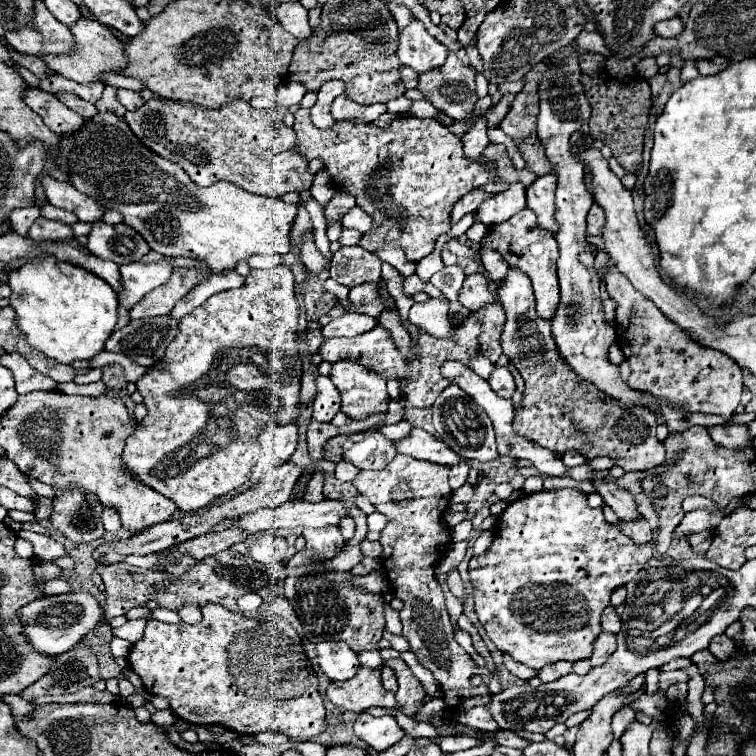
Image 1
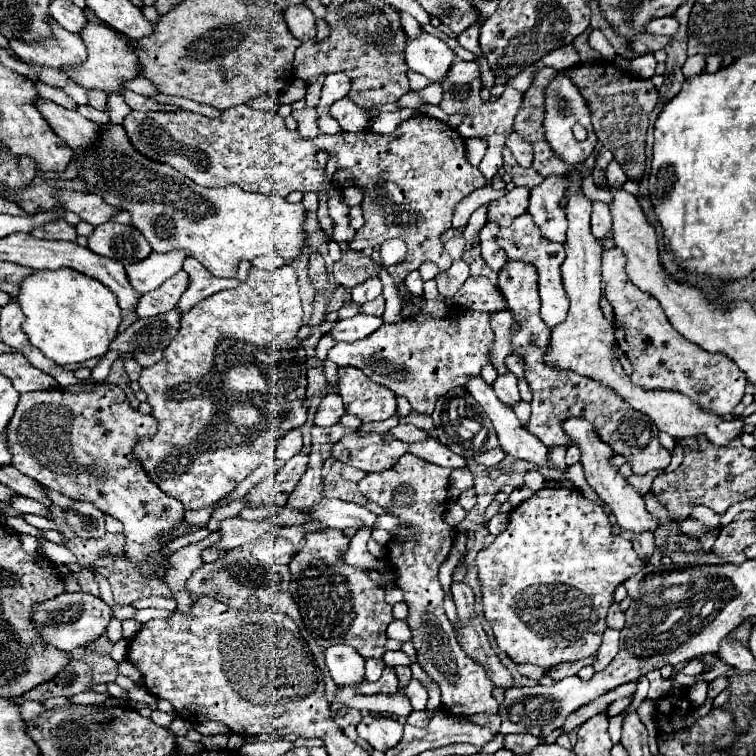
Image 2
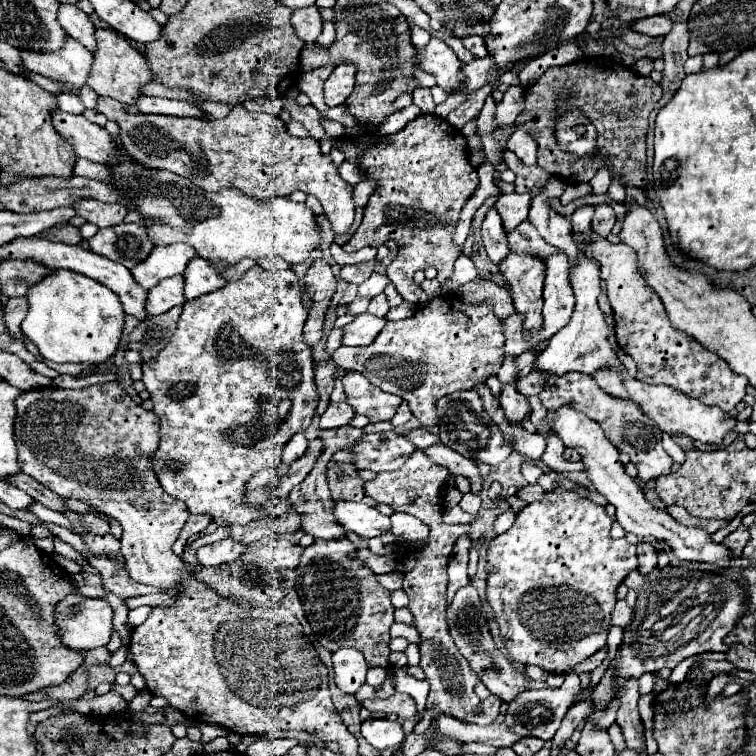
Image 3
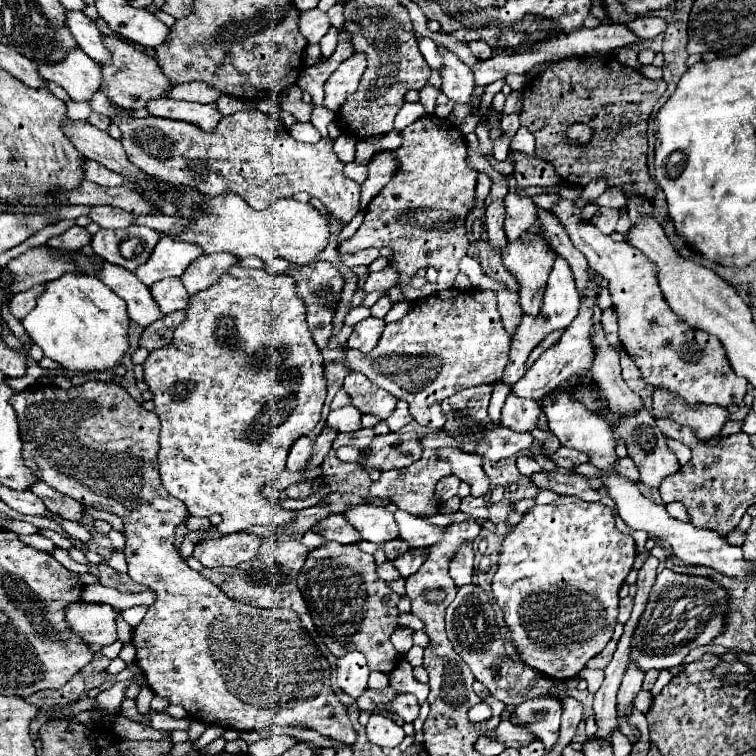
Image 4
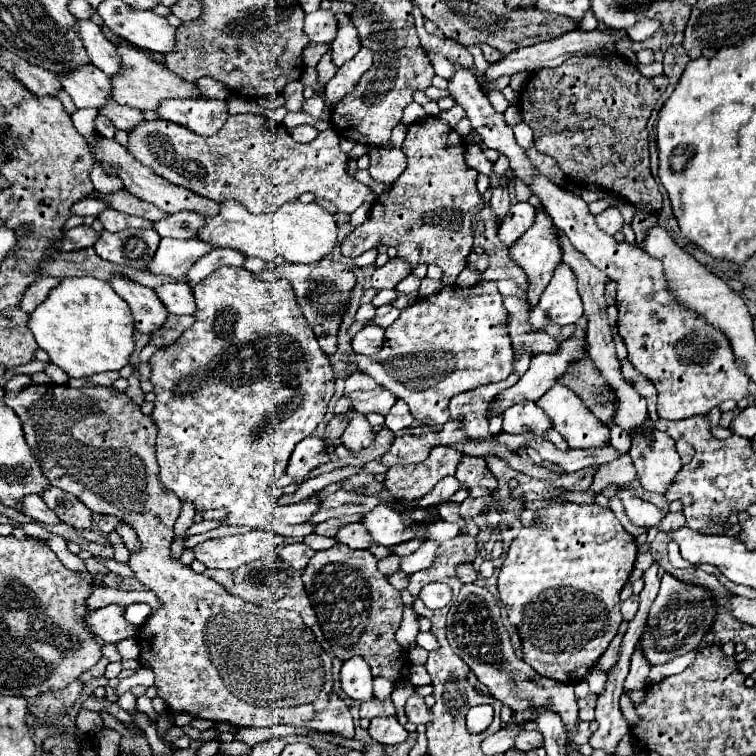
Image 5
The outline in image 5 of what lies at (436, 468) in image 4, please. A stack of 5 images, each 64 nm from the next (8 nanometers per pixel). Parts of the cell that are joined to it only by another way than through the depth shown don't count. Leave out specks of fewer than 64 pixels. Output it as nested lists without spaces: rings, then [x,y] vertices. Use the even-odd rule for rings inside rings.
[[[440,446],[432,450],[432,456],[420,464],[406,464],[406,466],[392,466],[386,472],[384,488],[396,496],[404,498],[406,502],[414,502],[430,492],[442,478],[454,476],[462,452],[450,446]]]

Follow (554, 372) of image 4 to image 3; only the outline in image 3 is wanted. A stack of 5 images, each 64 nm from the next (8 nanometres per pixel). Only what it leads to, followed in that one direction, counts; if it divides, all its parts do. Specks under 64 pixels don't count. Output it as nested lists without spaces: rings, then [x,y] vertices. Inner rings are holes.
[[[580,252],[578,266],[570,266],[570,282],[572,282],[574,296],[576,296],[574,314],[572,314],[570,322],[550,338],[548,348],[536,358],[536,364],[534,364],[532,372],[516,382],[516,390],[522,396],[538,394],[546,386],[550,376],[564,376],[568,372],[592,374],[592,372],[596,372],[596,368],[604,368],[604,364],[616,364],[616,368],[620,368],[620,376],[624,378],[624,368],[622,368],[620,360],[616,358],[616,352],[612,350],[612,344],[608,342],[608,334],[612,332],[612,328],[604,322],[604,314],[602,314],[602,310],[598,308],[598,302],[596,302],[596,298],[602,290],[598,264],[594,260],[588,260],[584,256],[584,252]]]

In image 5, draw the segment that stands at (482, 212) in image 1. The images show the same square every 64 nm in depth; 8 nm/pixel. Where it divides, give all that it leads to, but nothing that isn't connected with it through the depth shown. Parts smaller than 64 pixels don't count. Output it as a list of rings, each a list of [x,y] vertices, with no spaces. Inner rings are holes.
[[[518,202],[518,204],[510,206],[510,210],[498,230],[502,244],[512,246],[514,242],[518,242],[522,238],[522,234],[534,224],[534,214],[536,214],[536,208],[530,206],[528,202]]]

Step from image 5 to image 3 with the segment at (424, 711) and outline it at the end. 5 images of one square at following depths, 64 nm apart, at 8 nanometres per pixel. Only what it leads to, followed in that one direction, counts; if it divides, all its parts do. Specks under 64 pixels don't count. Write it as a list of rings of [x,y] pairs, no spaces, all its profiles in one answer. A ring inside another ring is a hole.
[[[394,694],[386,700],[366,700],[362,702],[364,708],[368,708],[370,712],[384,712],[384,714],[396,714],[402,720],[412,718],[418,710],[414,704],[414,698],[408,694]]]

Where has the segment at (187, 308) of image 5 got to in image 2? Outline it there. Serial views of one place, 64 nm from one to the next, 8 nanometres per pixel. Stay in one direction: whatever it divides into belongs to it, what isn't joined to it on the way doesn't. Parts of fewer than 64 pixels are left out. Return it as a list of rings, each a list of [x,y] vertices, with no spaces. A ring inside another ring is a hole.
[[[180,270],[172,278],[168,278],[162,286],[158,286],[156,290],[144,294],[138,302],[136,314],[140,318],[148,318],[148,316],[158,316],[158,314],[172,310],[178,304],[180,296],[186,288],[188,288],[188,274],[184,270]]]

